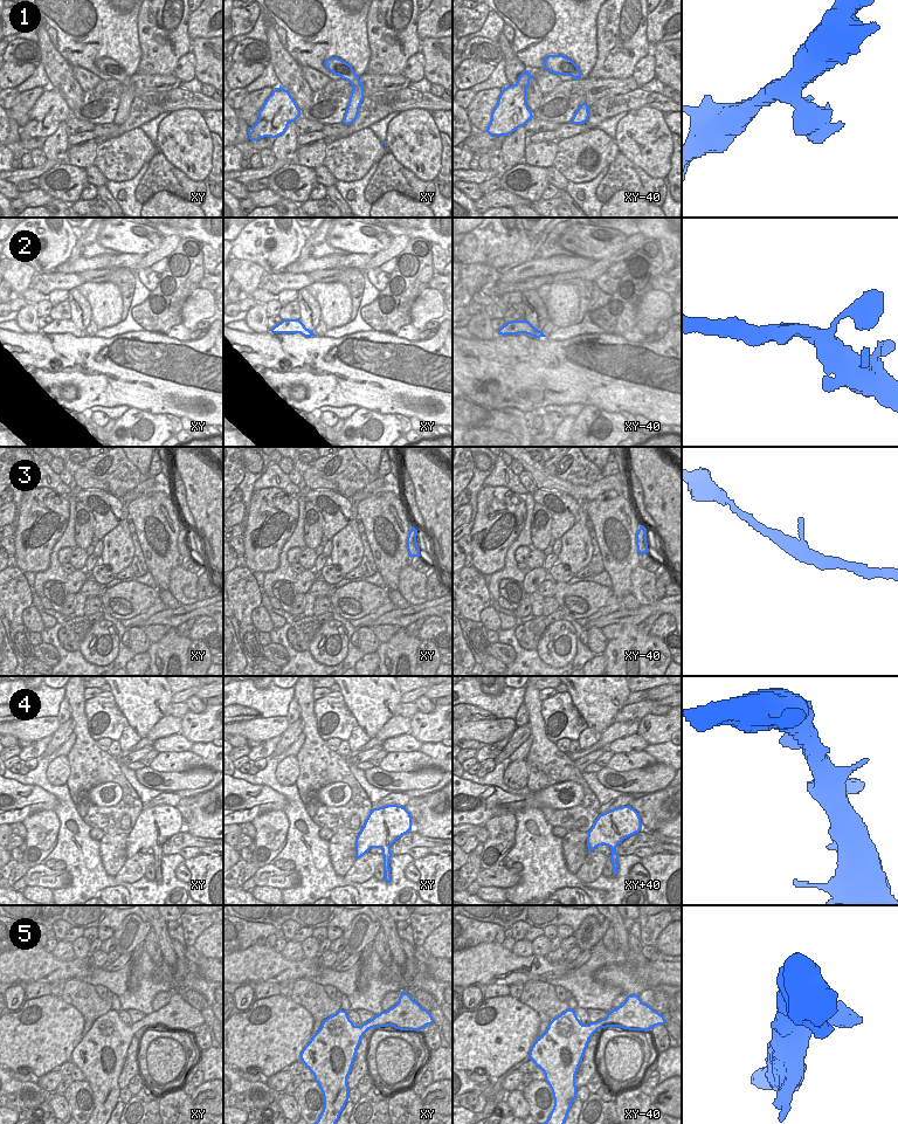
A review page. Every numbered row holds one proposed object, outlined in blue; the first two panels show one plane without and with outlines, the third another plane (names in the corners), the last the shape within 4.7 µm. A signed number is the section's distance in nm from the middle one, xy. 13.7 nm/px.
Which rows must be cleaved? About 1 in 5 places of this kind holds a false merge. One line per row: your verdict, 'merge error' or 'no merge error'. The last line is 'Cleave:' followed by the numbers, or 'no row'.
1: no merge error
2: no merge error
3: no merge error
4: no merge error
5: no merge error
Cleave: no row

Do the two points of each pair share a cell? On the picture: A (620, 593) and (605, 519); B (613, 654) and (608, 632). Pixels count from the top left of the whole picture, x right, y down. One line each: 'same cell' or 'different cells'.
A: same cell
B: different cells

